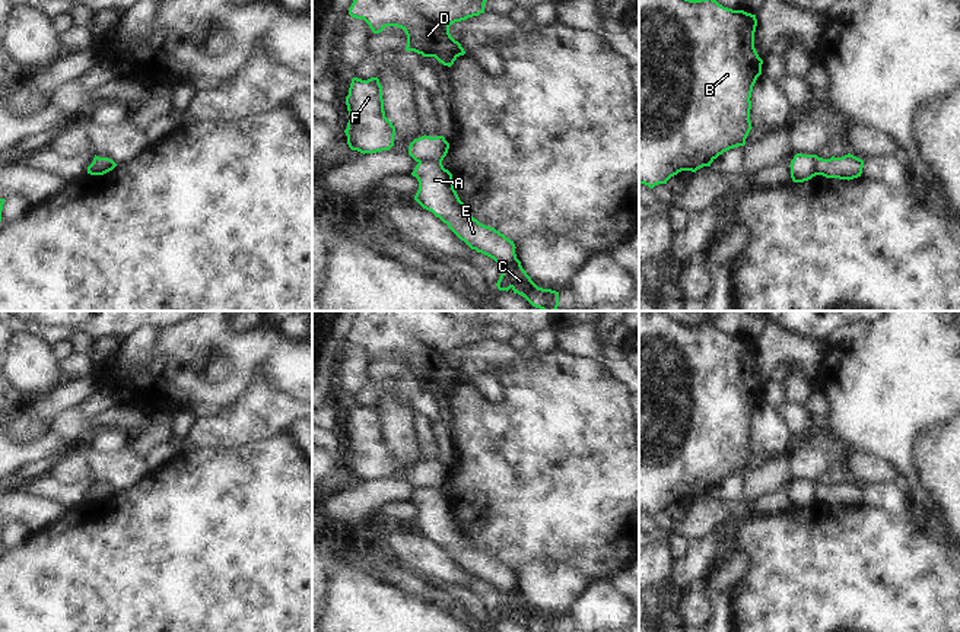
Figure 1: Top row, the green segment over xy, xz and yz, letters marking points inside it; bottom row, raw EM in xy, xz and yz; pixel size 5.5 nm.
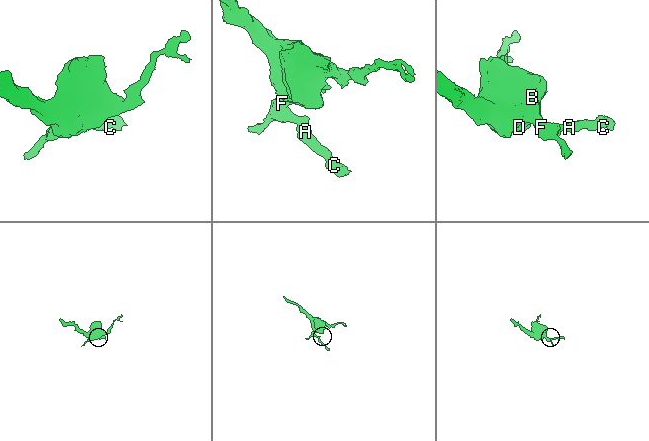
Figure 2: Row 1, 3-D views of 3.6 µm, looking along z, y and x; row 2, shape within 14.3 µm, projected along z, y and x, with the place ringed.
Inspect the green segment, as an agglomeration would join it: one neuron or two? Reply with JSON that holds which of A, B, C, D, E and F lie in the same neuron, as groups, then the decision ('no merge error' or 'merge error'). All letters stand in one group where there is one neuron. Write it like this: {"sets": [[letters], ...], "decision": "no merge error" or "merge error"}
{"sets": [["A", "C", "E"], ["B", "D", "F"]], "decision": "merge error"}

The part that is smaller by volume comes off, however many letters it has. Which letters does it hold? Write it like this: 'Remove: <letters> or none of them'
Remove: A, C, E

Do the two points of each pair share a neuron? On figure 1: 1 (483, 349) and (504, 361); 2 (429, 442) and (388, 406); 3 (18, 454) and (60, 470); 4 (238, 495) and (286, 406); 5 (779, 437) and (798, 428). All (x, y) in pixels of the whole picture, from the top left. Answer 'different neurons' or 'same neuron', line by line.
1: same neuron
2: different neurons
3: different neurons
4: different neurons
5: different neurons

